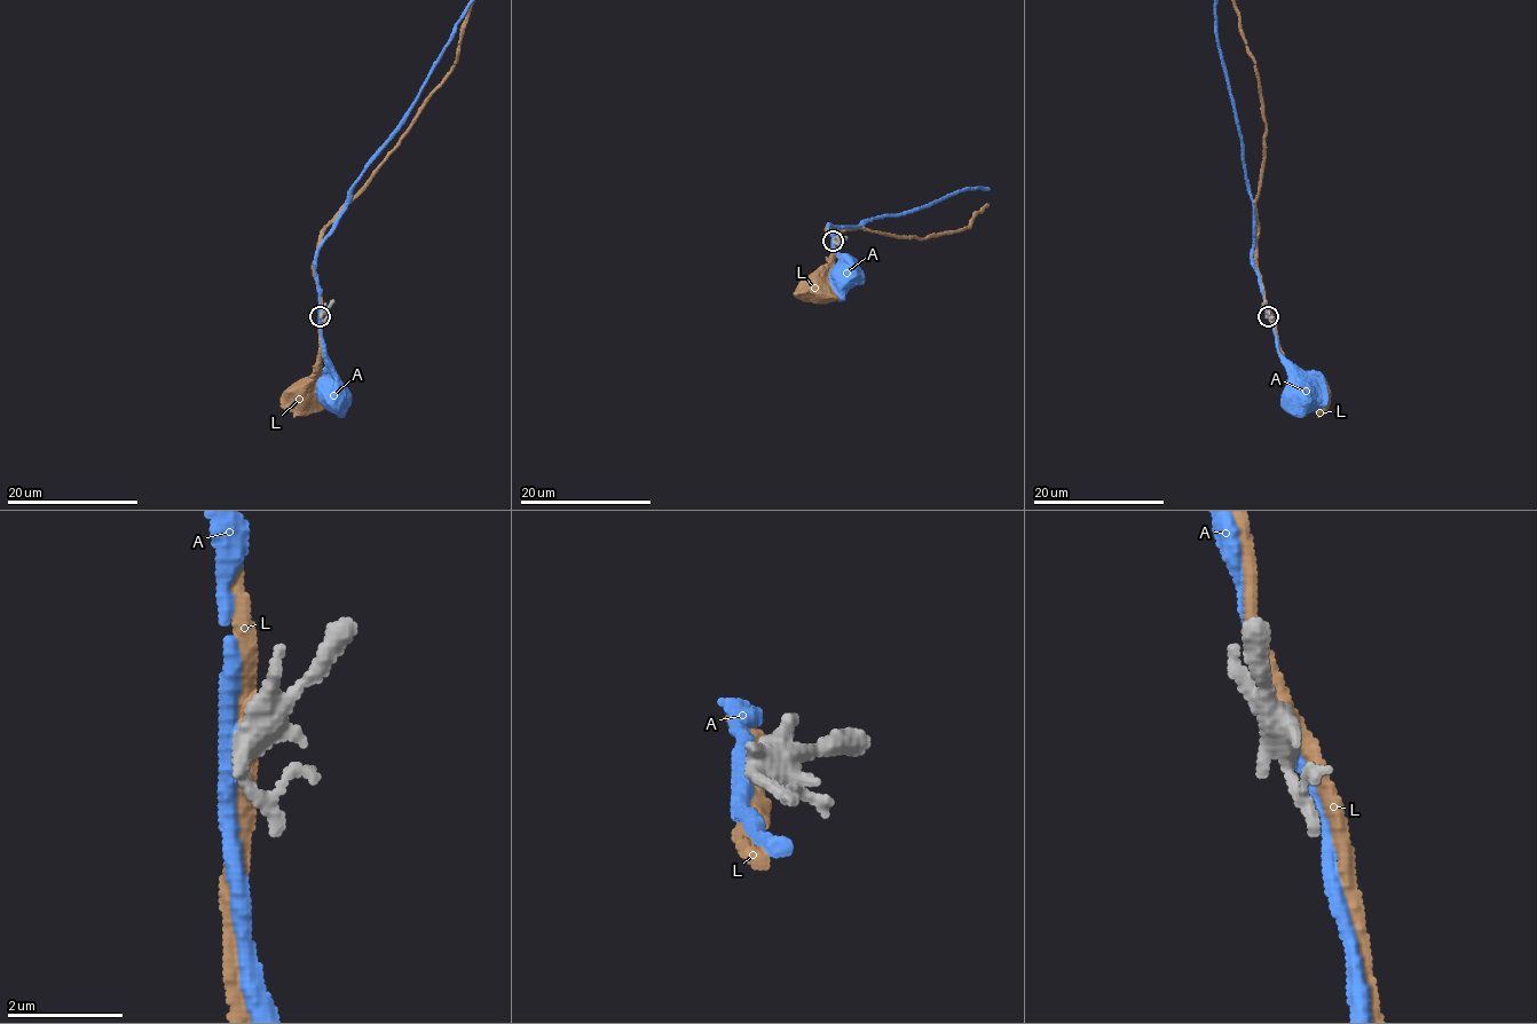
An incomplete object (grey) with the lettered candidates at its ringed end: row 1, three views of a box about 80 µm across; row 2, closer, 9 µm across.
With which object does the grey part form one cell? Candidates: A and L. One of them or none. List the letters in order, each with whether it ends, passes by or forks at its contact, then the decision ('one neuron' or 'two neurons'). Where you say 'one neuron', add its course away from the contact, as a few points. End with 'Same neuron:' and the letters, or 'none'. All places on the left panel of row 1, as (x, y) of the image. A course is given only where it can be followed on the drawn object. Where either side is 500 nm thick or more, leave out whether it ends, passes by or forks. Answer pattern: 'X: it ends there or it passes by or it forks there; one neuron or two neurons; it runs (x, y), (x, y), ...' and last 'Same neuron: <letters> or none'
A: it passes by; two neurons
L: it passes by; two neurons
Same neuron: none

